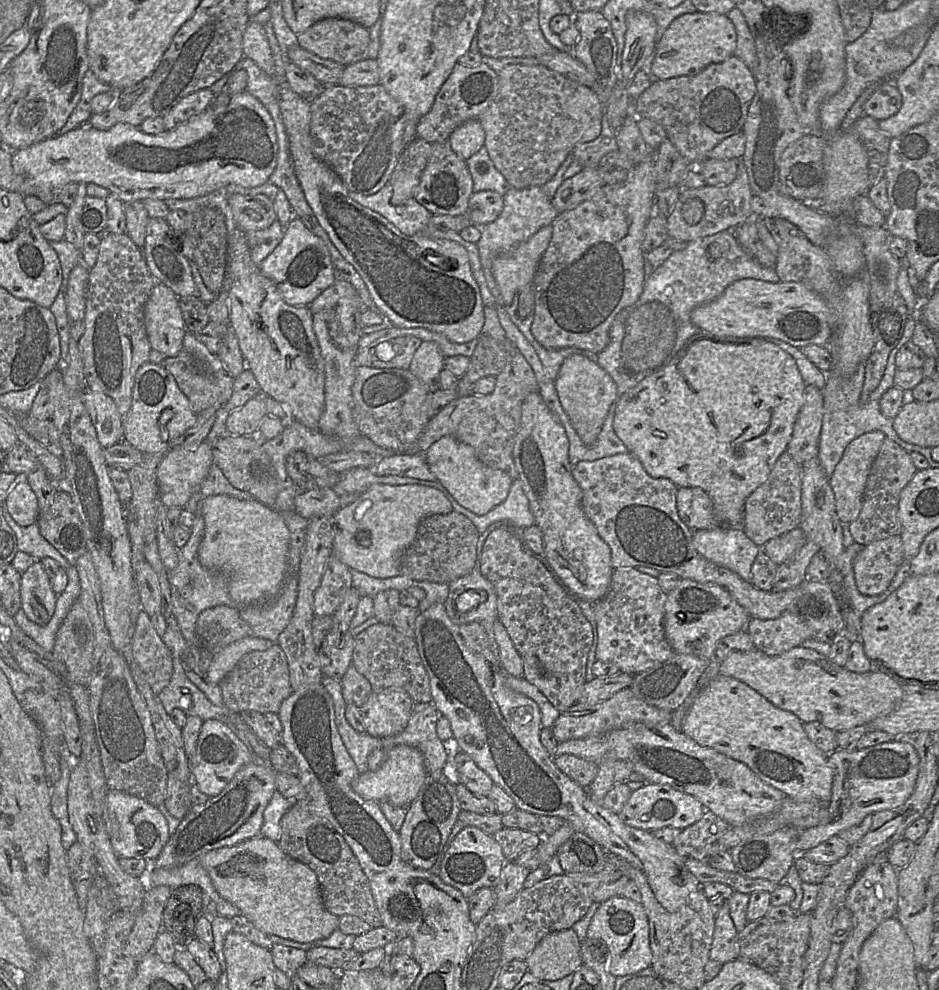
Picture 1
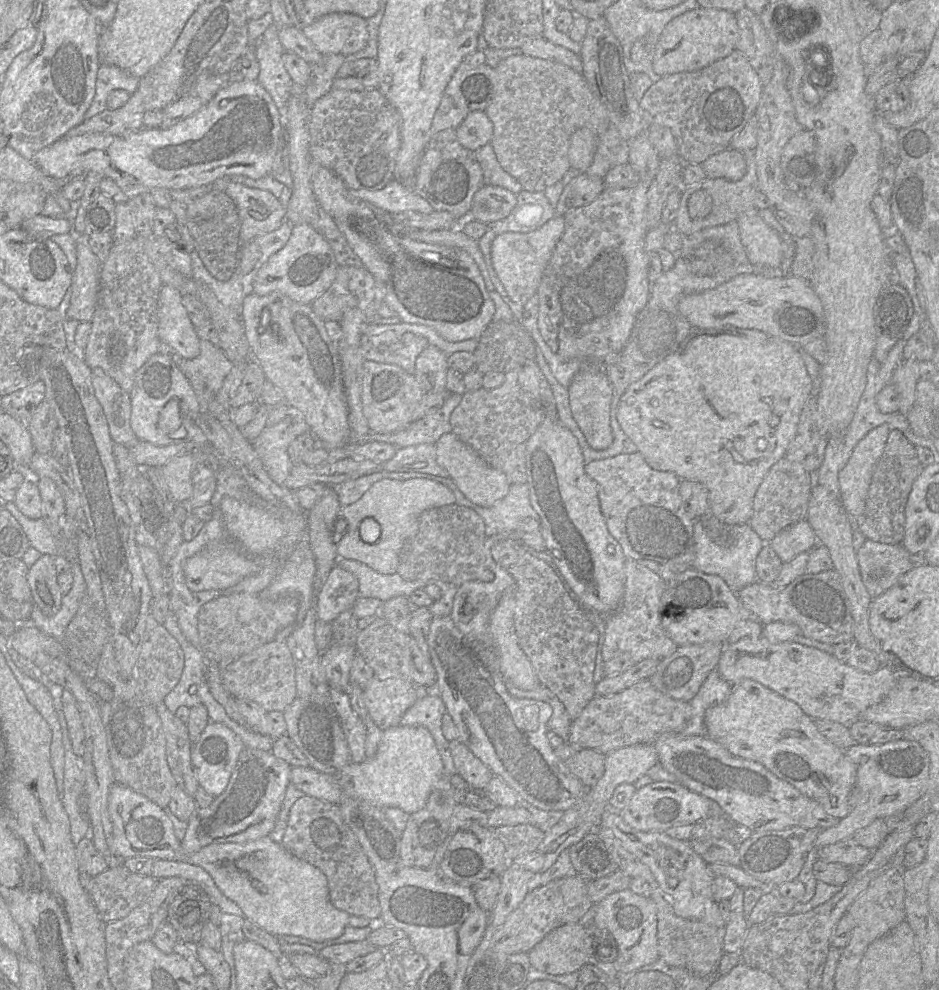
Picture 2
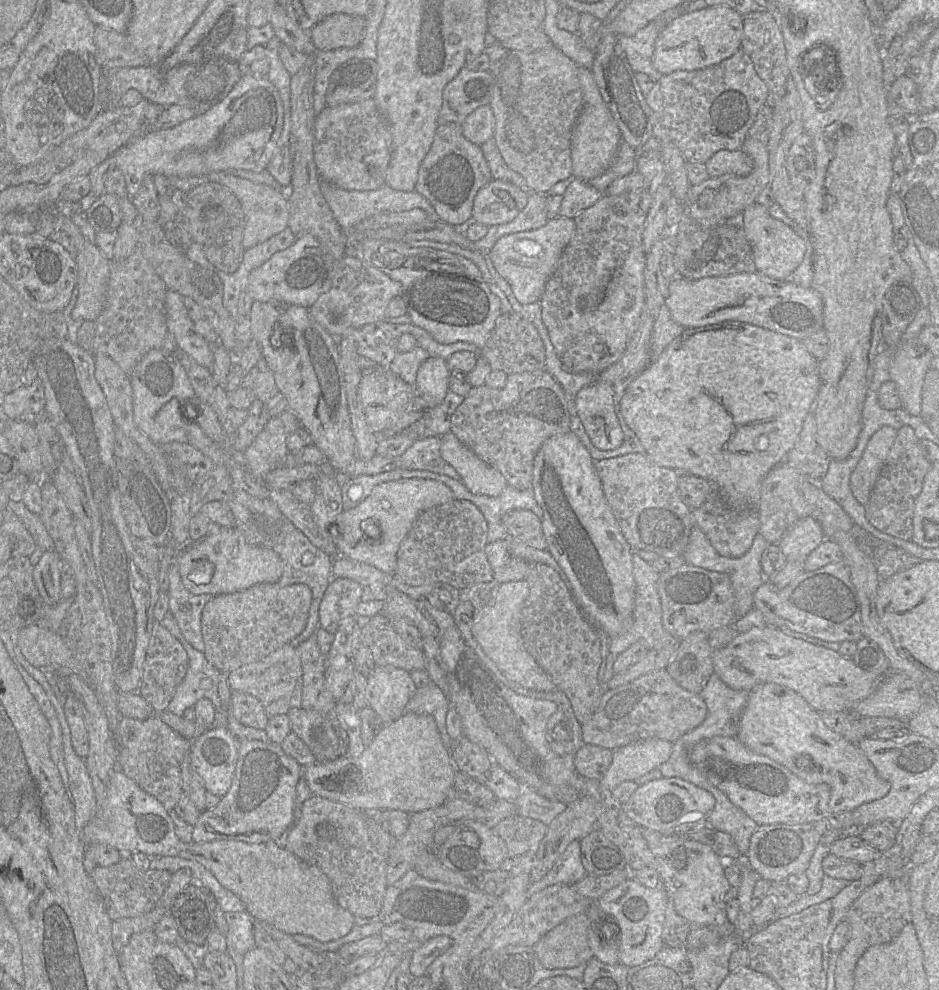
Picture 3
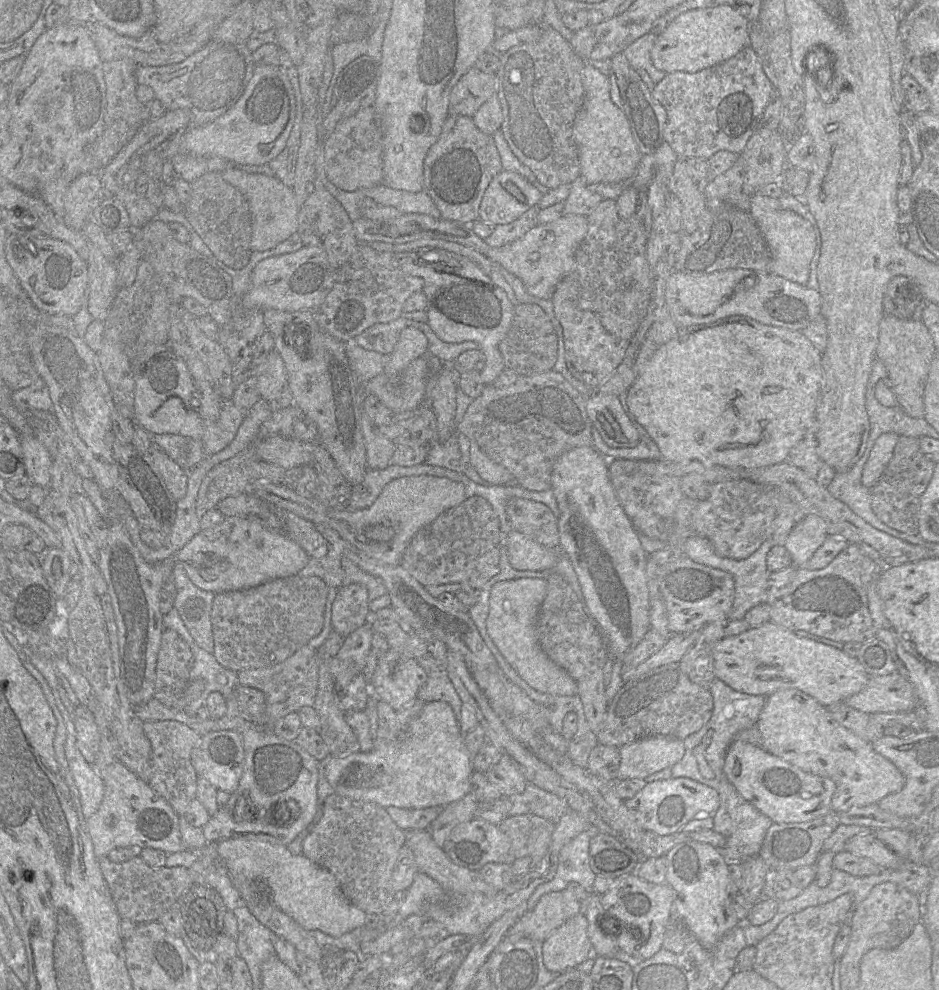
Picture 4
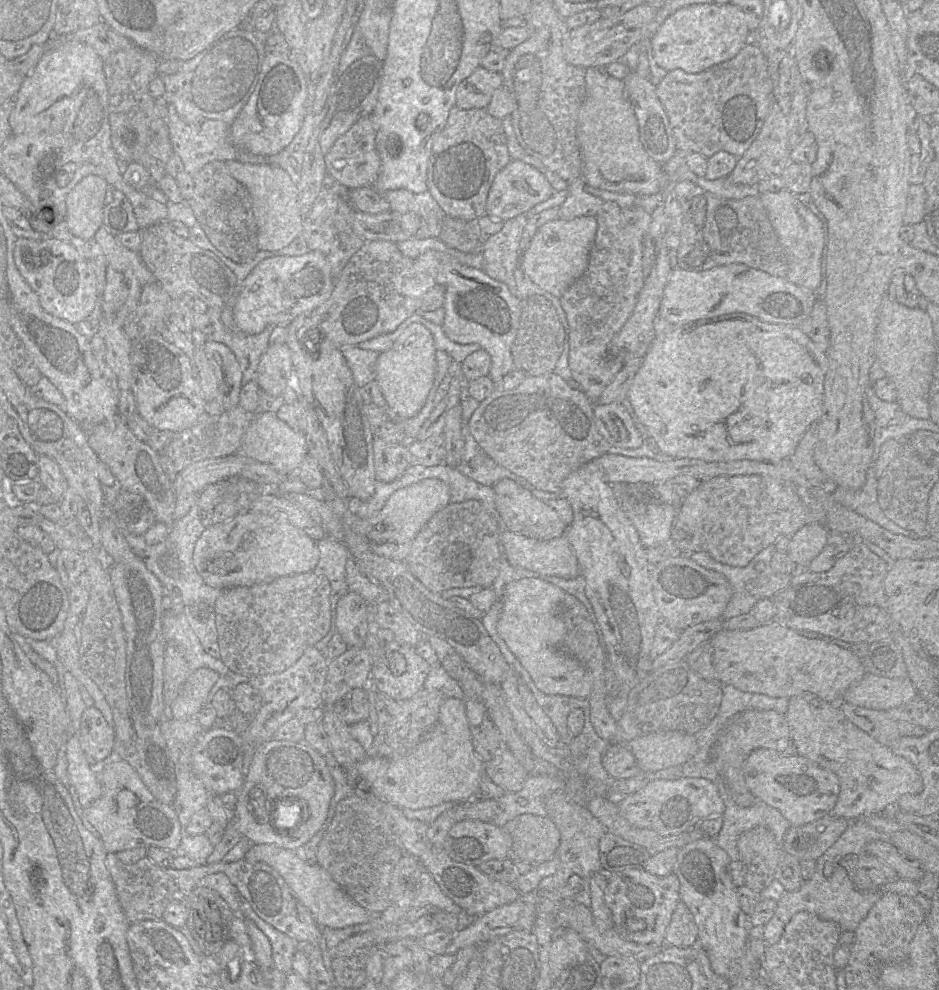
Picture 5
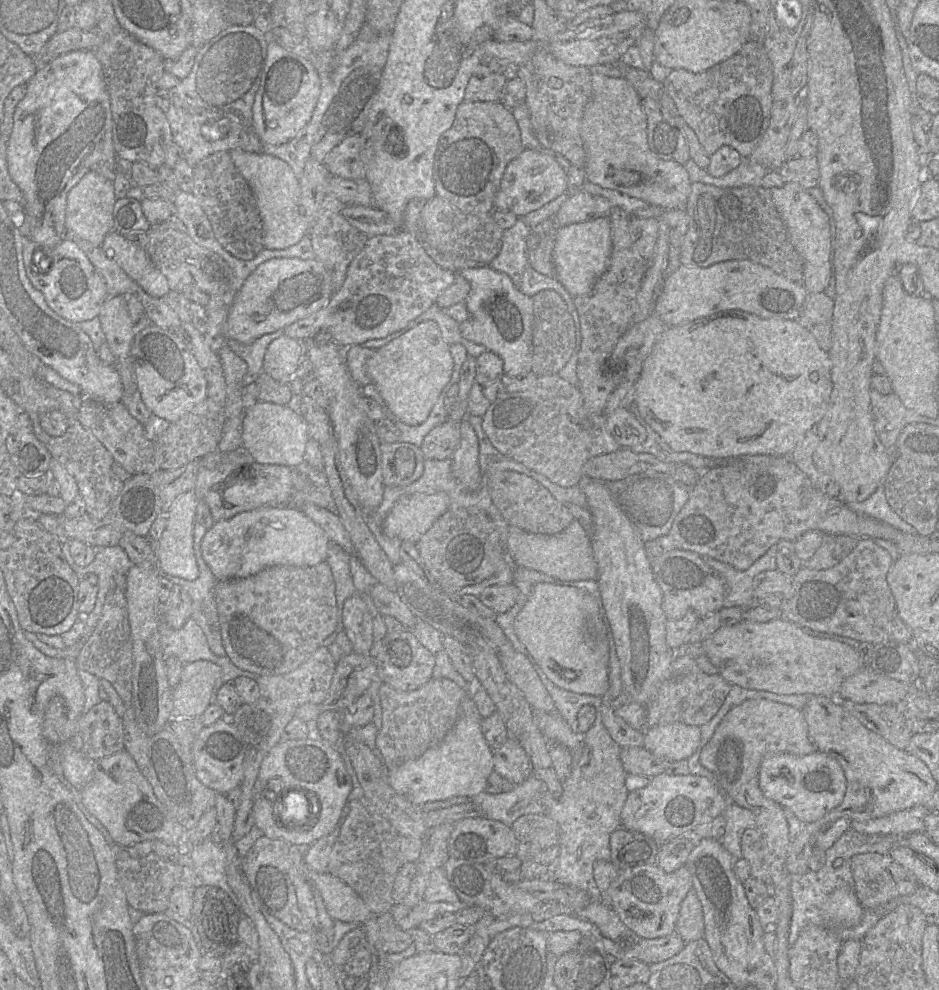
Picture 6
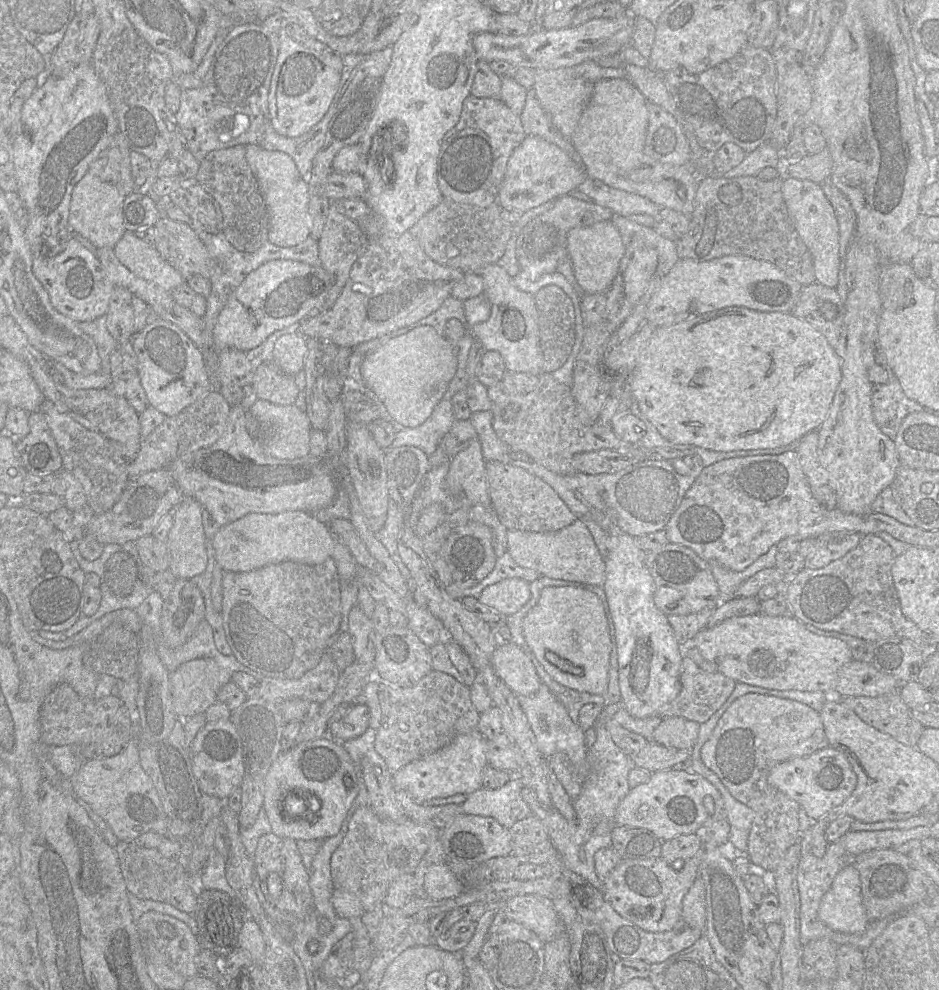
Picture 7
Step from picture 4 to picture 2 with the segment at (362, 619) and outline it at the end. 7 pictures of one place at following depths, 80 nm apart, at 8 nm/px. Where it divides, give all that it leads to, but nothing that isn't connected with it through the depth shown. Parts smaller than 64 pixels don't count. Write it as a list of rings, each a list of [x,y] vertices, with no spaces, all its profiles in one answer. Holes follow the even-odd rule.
[[[334,565],[325,583],[315,593],[316,618],[332,623],[342,612],[353,608],[358,592],[358,580],[350,572]]]

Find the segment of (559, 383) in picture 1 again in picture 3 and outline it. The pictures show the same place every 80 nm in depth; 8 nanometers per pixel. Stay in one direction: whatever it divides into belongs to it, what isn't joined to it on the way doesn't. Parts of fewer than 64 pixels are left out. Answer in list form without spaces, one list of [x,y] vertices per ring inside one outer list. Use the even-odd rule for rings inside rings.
[[[596,381],[581,389],[574,402],[577,416],[597,449],[610,451],[622,445],[624,434],[615,413],[610,384]]]

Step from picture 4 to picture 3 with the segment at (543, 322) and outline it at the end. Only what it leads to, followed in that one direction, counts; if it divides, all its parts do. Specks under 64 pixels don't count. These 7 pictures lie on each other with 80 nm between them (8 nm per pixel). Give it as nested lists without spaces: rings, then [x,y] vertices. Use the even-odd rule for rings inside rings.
[[[514,310],[501,313],[495,321],[494,329],[485,346],[478,353],[479,356],[487,359],[492,370],[503,371],[507,375],[544,370],[546,365],[545,347],[537,329],[525,317]]]

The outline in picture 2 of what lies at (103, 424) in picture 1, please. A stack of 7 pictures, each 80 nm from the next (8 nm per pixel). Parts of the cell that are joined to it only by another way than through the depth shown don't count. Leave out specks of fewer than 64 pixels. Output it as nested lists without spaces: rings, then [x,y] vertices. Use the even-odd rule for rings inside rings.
[[[93,369],[92,384],[94,395],[106,417],[113,443],[134,446],[140,441],[130,425],[130,395],[102,369]]]

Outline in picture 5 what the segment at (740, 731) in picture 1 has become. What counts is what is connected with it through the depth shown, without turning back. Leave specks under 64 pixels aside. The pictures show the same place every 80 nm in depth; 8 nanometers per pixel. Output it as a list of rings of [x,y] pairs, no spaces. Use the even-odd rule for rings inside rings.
[[[804,692],[789,698],[788,709],[784,714],[797,755],[813,761],[838,776],[840,790],[830,815],[848,820],[863,820],[870,815],[882,813],[888,807],[893,807],[904,794],[918,794],[922,791],[923,781],[913,764],[893,753],[889,747],[877,742],[854,725],[839,708],[833,707],[817,695]]]

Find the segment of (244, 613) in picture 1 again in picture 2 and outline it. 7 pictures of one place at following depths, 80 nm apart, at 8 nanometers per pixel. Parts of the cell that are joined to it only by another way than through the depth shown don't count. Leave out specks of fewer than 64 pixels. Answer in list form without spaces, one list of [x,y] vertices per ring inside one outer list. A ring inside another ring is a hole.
[[[306,540],[282,563],[271,585],[259,596],[265,600],[274,600],[286,592],[300,595],[300,606],[296,621],[280,631],[275,640],[285,642],[287,637],[303,622],[307,611],[315,605],[314,578],[316,565],[313,551]]]

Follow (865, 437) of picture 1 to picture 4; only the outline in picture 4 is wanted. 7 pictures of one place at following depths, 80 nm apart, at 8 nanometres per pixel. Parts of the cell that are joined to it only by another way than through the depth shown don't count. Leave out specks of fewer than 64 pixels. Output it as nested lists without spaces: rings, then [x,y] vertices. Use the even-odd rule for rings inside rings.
[[[888,432],[881,434],[870,451],[870,455],[863,467],[861,483],[871,489],[879,480],[889,463],[899,435]]]

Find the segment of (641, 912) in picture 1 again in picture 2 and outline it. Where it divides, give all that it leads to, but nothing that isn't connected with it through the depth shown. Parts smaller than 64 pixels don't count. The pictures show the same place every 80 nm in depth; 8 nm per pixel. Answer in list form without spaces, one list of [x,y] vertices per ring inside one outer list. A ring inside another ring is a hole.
[[[629,888],[614,892],[600,901],[596,906],[593,927],[602,931],[597,935],[602,945],[613,943],[617,947],[614,960],[619,974],[651,964],[659,959],[657,938],[657,910],[650,897],[641,896]]]

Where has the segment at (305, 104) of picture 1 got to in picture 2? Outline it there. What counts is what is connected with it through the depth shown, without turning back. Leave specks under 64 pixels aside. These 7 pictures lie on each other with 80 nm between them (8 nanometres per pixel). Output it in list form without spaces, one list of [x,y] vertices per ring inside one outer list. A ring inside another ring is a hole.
[[[311,162],[313,193],[322,211],[336,223],[353,252],[359,257],[376,282],[384,286],[386,303],[403,323],[419,324],[432,328],[449,342],[478,340],[492,322],[495,304],[486,289],[481,272],[473,258],[464,250],[438,244],[416,241],[405,233],[395,233],[385,222],[392,224],[392,215],[375,208],[367,202],[352,198],[343,181],[331,170]]]

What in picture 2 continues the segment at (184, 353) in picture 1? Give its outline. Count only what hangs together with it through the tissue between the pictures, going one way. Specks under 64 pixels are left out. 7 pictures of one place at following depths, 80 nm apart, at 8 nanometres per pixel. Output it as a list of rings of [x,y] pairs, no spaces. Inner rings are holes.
[[[200,340],[200,353],[192,359],[182,358],[177,367],[189,381],[195,393],[206,389],[216,395],[230,372],[233,363],[219,346],[206,340]]]

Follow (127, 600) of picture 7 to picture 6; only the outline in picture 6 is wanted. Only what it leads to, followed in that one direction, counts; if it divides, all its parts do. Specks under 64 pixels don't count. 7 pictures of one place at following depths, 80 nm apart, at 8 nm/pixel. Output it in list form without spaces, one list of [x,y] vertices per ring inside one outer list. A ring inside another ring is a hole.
[[[120,546],[95,547],[96,556],[92,563],[85,567],[73,569],[81,580],[86,574],[94,573],[98,576],[98,594],[94,609],[85,616],[84,636],[88,637],[101,616],[107,596],[116,588],[122,587],[125,592],[126,574],[134,564],[125,550]]]

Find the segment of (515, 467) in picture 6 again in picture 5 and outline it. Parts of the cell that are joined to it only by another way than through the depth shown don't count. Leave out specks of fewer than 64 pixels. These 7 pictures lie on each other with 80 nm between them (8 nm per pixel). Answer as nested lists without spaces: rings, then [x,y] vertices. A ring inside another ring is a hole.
[[[463,423],[462,436],[465,441],[463,459],[455,466],[459,472],[486,486],[494,486],[502,479],[510,479],[530,491],[534,489],[524,478],[515,475],[489,457],[471,435],[467,424]]]

